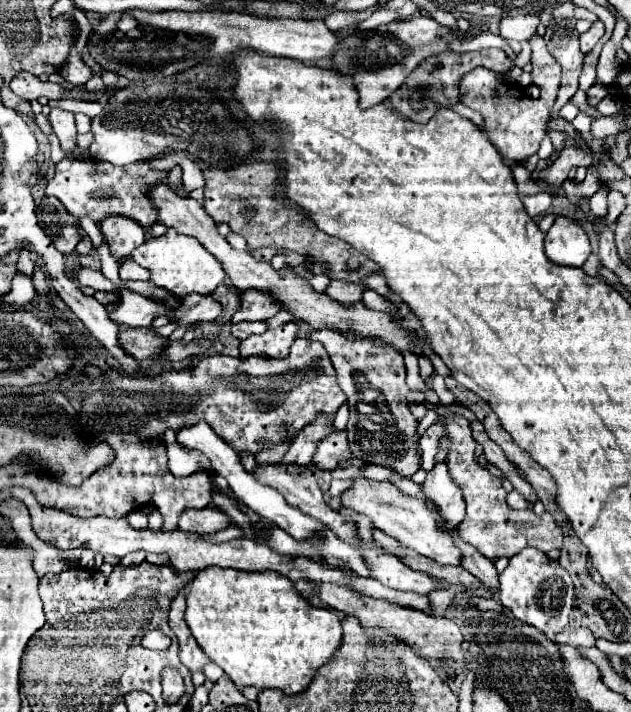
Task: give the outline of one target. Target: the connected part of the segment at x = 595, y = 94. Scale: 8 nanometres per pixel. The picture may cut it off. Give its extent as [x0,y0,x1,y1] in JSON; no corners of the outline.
[587,80,607,108]

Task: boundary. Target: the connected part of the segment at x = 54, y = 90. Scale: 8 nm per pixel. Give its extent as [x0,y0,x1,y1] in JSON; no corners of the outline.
[11,72,81,100]

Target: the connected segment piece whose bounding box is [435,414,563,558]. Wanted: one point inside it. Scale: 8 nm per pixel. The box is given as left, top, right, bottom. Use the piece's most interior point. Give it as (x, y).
(486, 527)

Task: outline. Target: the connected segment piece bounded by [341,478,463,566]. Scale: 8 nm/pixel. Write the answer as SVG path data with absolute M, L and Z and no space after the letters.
M355 478L355 486L341 494L341 504L353 510L359 510L361 514L367 514L379 530L399 540L403 546L411 546L415 552L439 564L461 566L461 560L463 560L461 550L453 544L453 538L449 534L437 528L435 516L431 516L425 502L399 492L391 482L373 482L367 478Z

